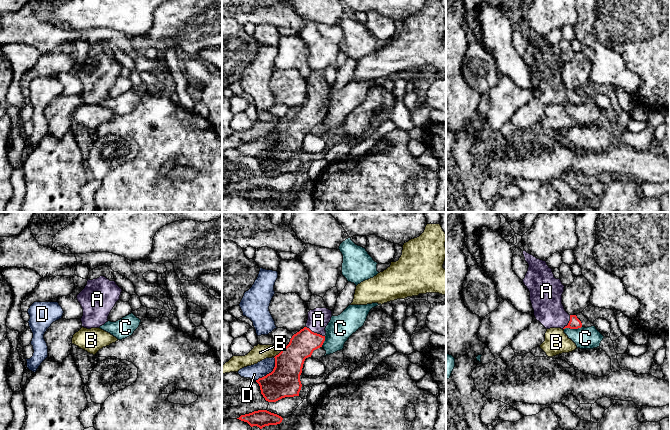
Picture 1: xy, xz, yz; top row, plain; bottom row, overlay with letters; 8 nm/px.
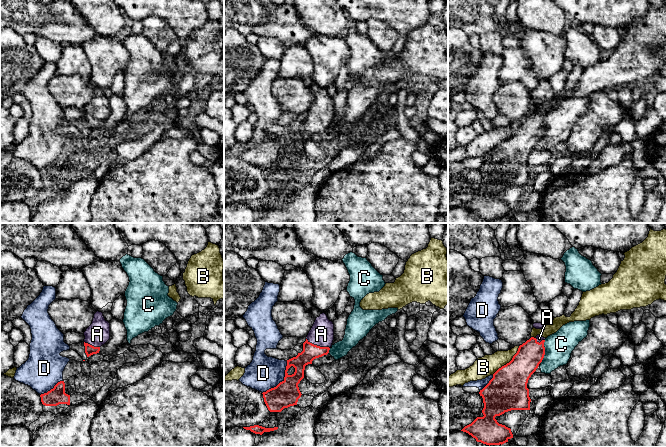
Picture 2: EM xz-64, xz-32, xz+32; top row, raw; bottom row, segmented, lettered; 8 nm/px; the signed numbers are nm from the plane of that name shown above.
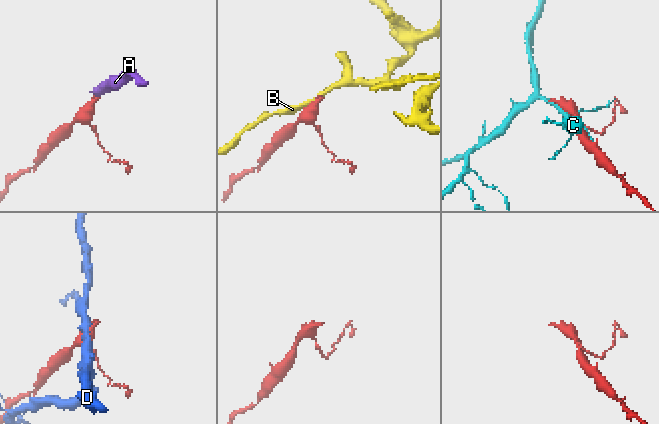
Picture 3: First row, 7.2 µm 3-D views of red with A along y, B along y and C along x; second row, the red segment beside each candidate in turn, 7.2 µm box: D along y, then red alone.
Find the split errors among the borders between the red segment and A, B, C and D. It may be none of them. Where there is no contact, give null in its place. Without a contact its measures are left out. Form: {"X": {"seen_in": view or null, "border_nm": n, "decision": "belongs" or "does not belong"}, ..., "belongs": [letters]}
{"A": {"seen_in": "xz", "border_nm": 180, "decision": "belongs"}, "B": {"seen_in": "xz", "border_nm": 110, "decision": "does not belong"}, "C": {"seen_in": "yz", "border_nm": 150, "decision": "does not belong"}, "D": {"seen_in": "xz", "border_nm": 240, "decision": "does not belong"}, "belongs": ["A"]}

